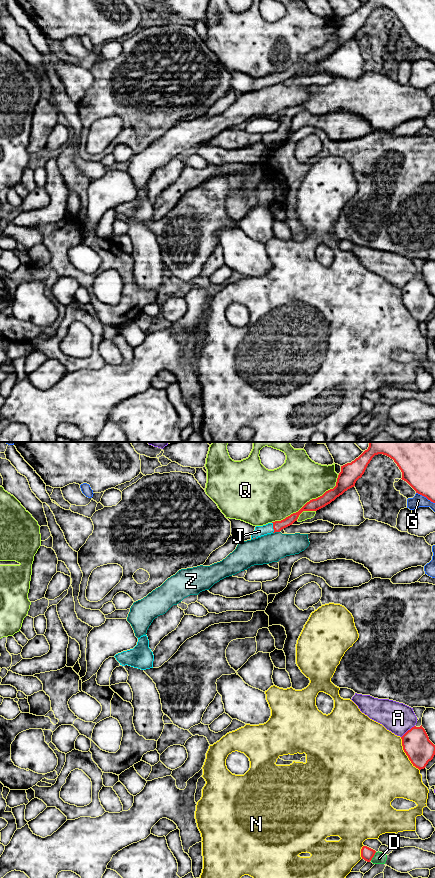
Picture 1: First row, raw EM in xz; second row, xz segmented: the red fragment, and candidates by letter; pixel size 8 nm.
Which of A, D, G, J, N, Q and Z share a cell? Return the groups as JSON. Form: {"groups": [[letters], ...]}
{"groups": [["A"], ["D"], ["G"], ["J"], ["N"], ["Q"], ["Z"]]}

